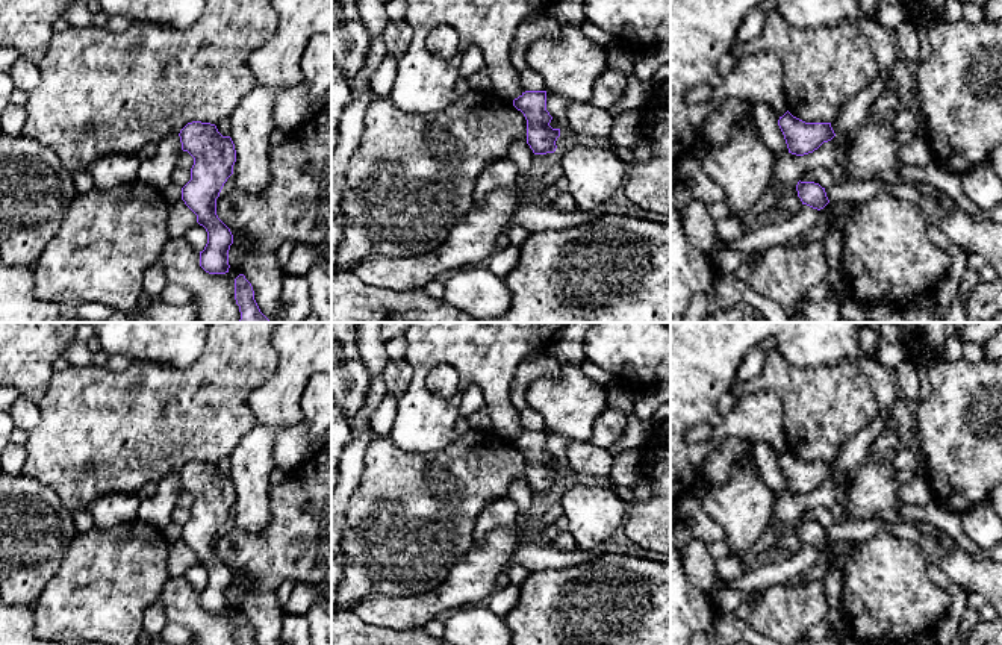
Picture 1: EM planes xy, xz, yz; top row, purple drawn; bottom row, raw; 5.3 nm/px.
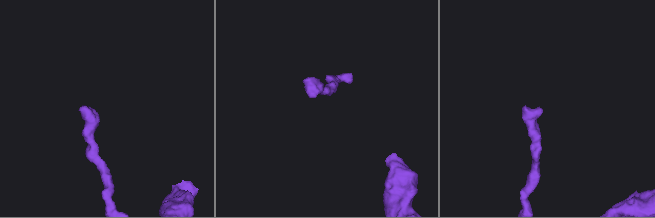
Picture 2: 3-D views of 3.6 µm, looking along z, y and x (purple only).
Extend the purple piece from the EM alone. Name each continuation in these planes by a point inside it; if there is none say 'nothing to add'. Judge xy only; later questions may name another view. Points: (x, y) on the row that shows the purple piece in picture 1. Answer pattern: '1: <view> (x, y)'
nothing to add

